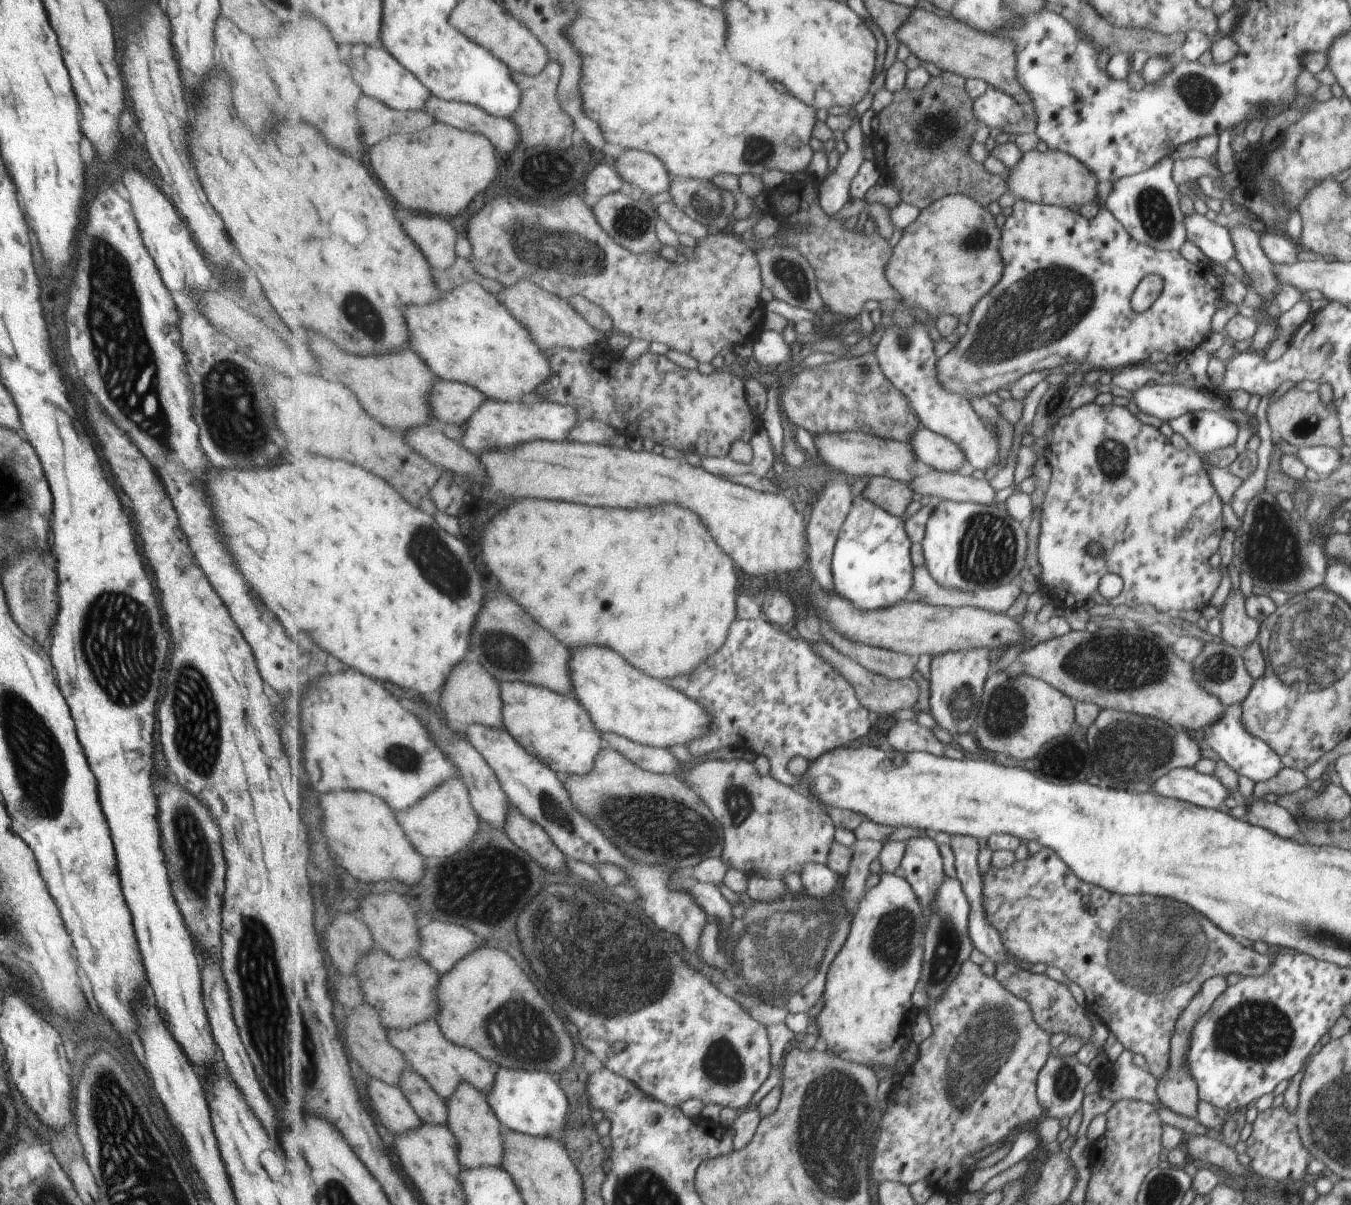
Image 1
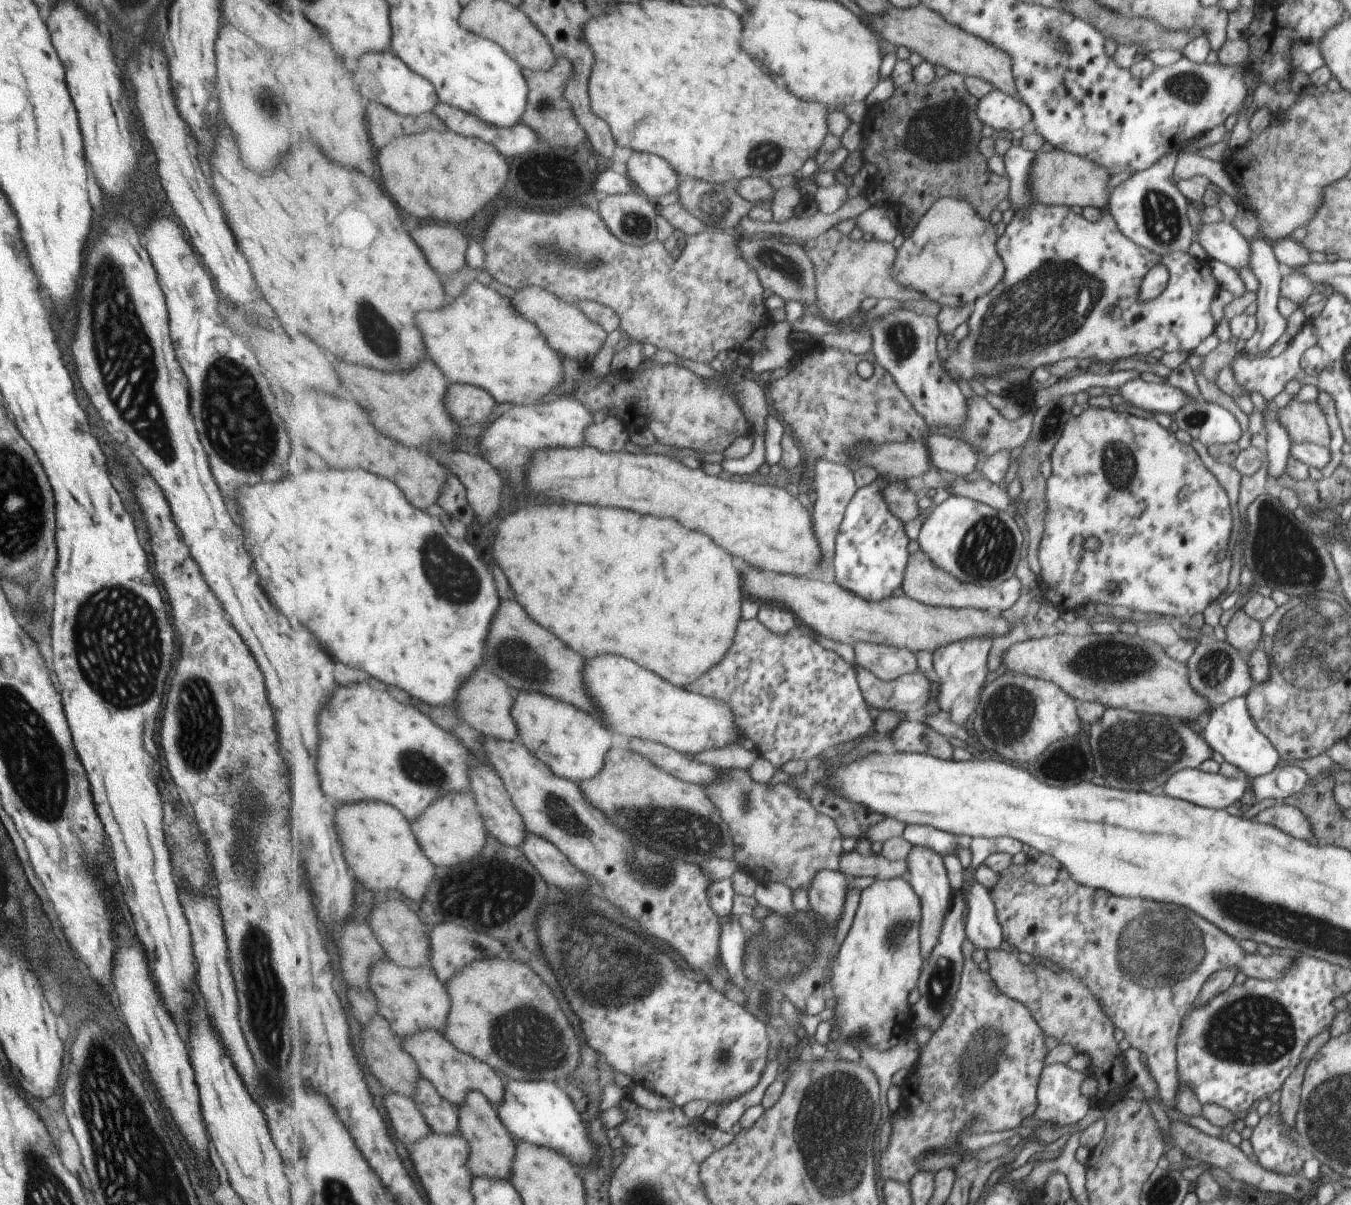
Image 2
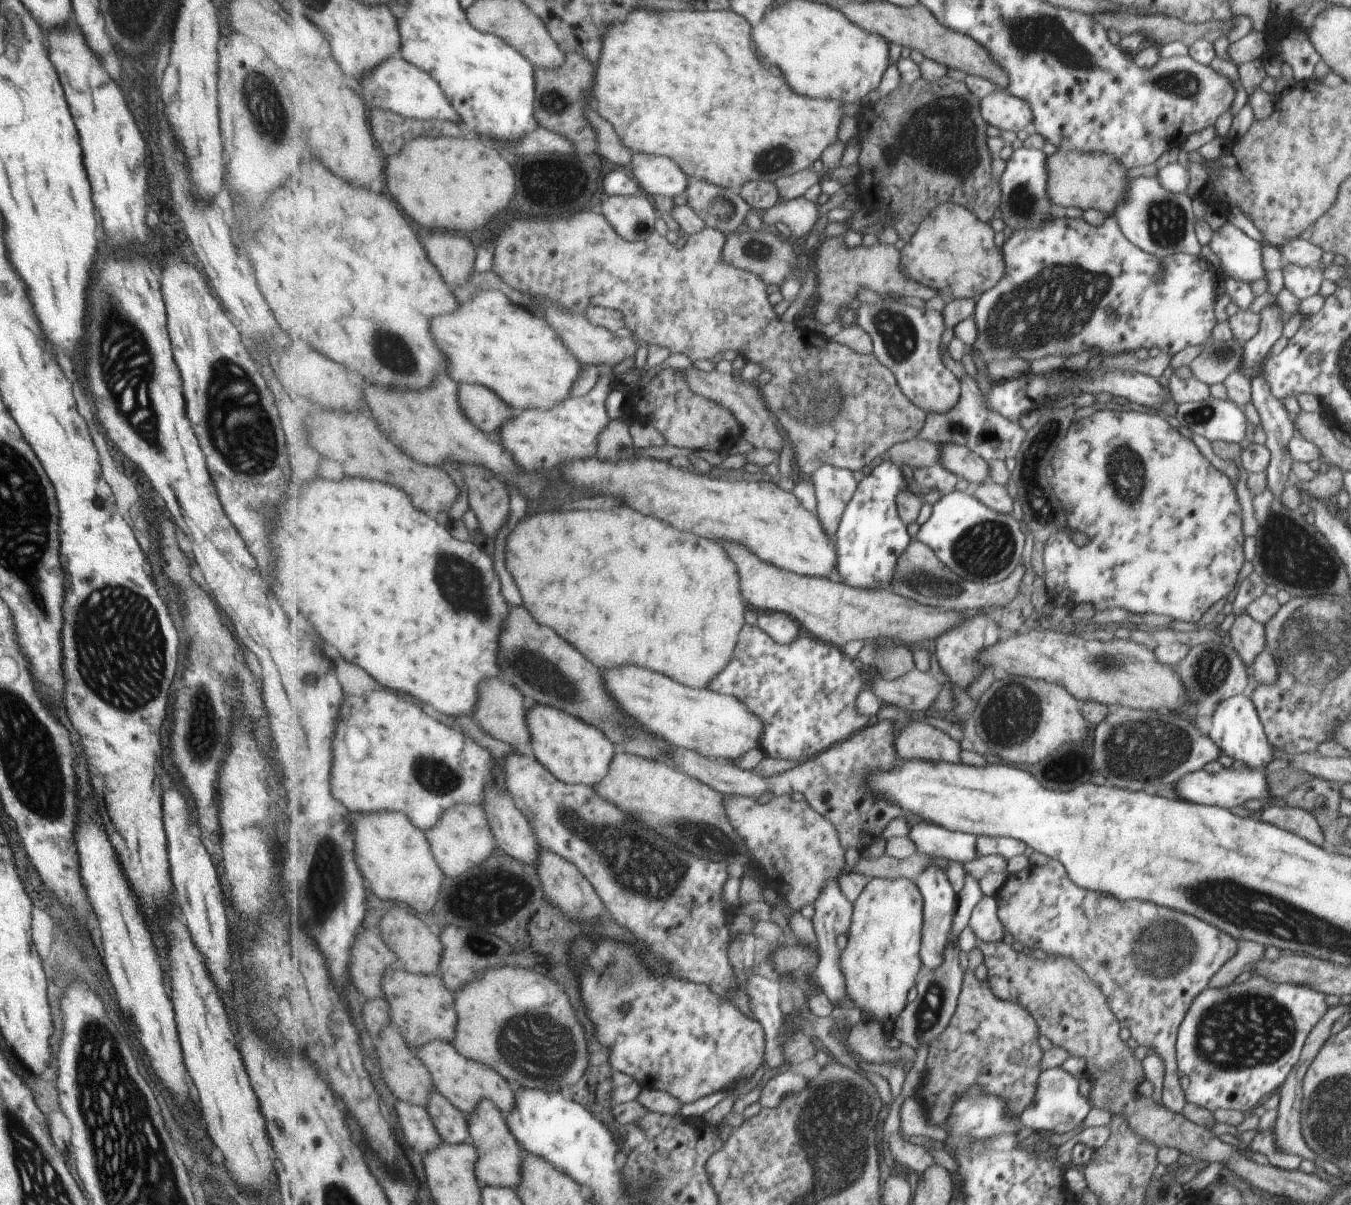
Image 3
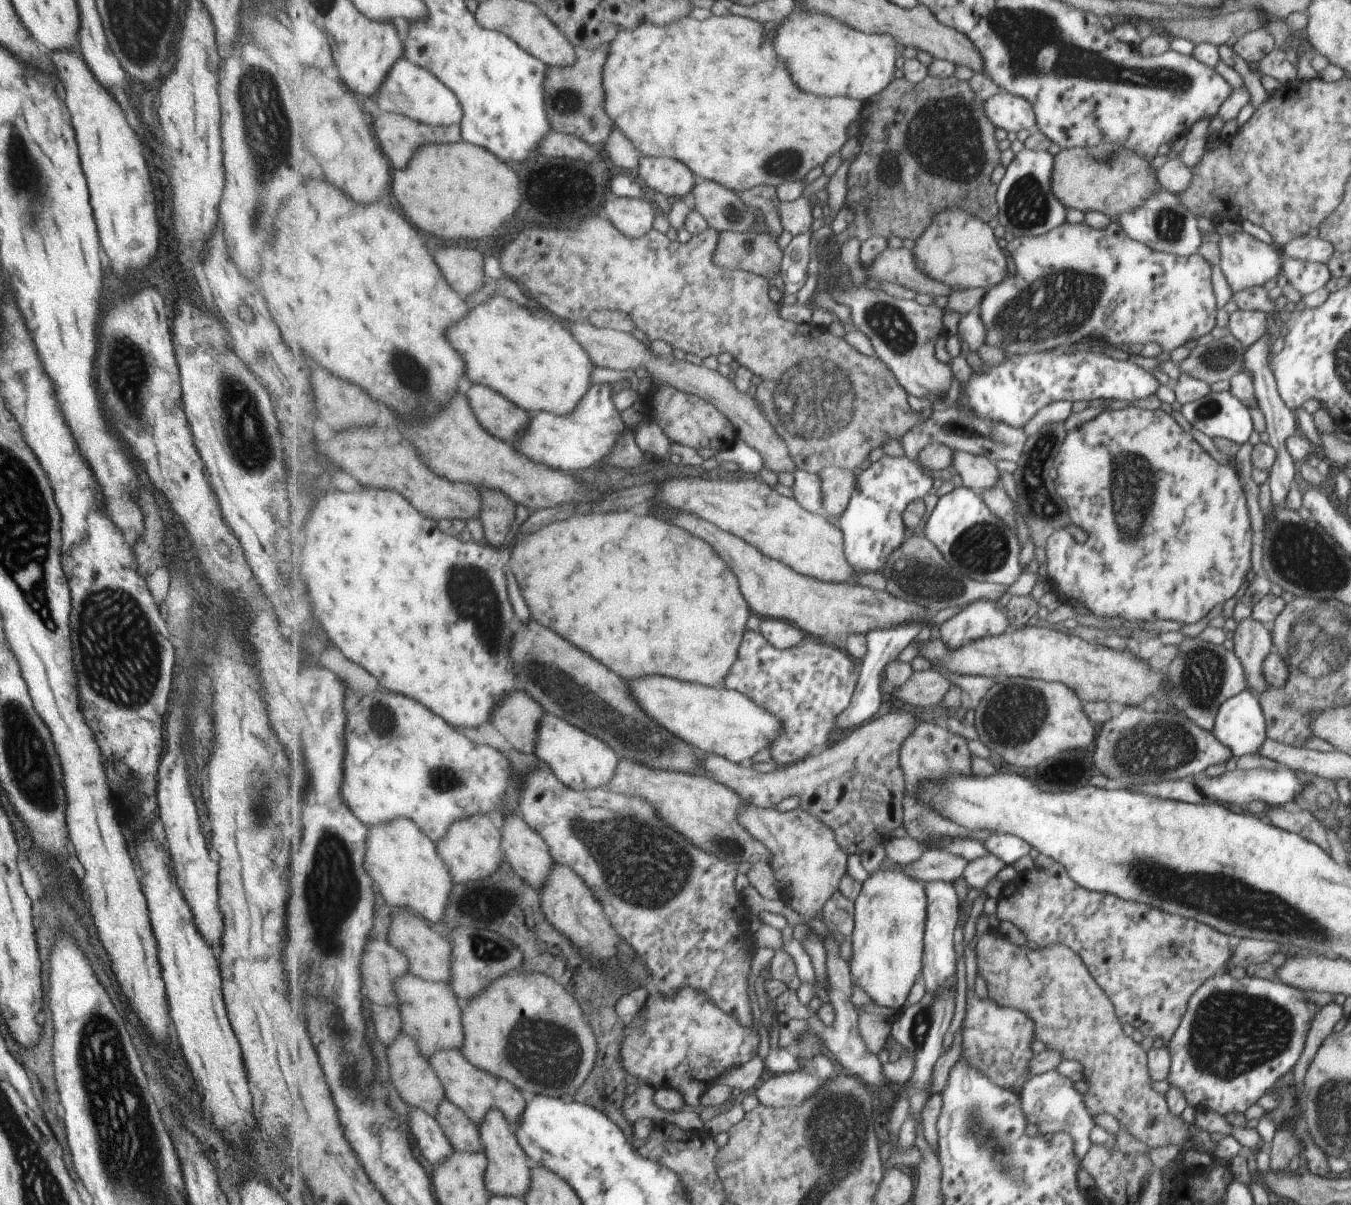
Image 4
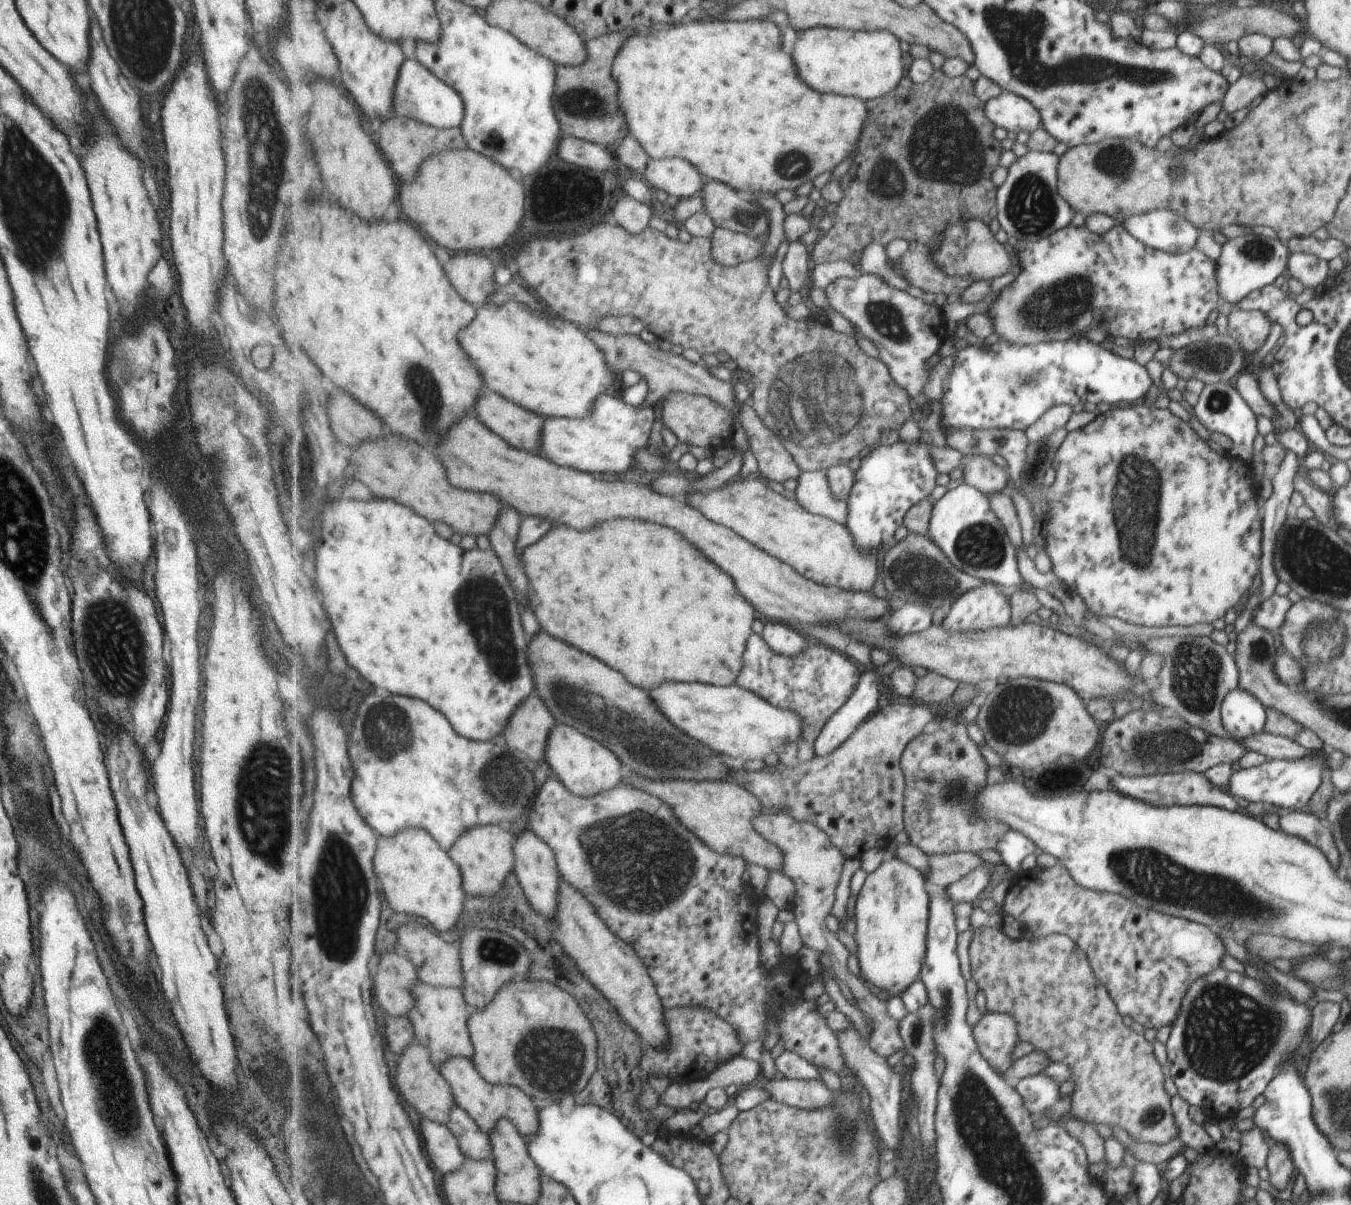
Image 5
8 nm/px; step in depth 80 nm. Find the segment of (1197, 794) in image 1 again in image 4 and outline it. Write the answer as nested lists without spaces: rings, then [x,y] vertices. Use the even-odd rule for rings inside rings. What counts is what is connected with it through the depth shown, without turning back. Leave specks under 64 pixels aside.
[[[1278,766],[1274,770],[1266,770],[1261,767],[1247,770],[1235,768],[1215,777],[1207,777],[1201,773],[1193,777],[1193,780],[1197,784],[1198,793],[1207,801],[1223,805],[1233,804],[1233,806],[1241,806],[1241,804],[1259,800],[1259,802],[1265,802],[1267,807],[1277,805],[1291,807],[1294,796],[1303,791],[1303,785],[1295,778],[1294,771],[1285,766]]]

